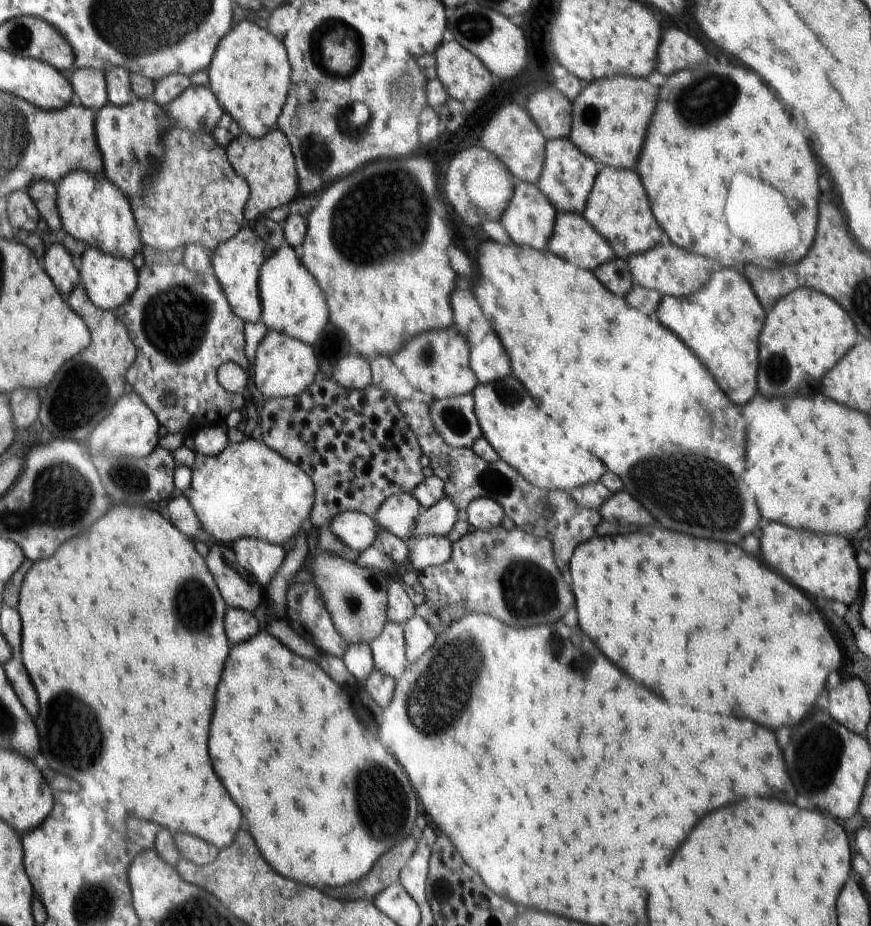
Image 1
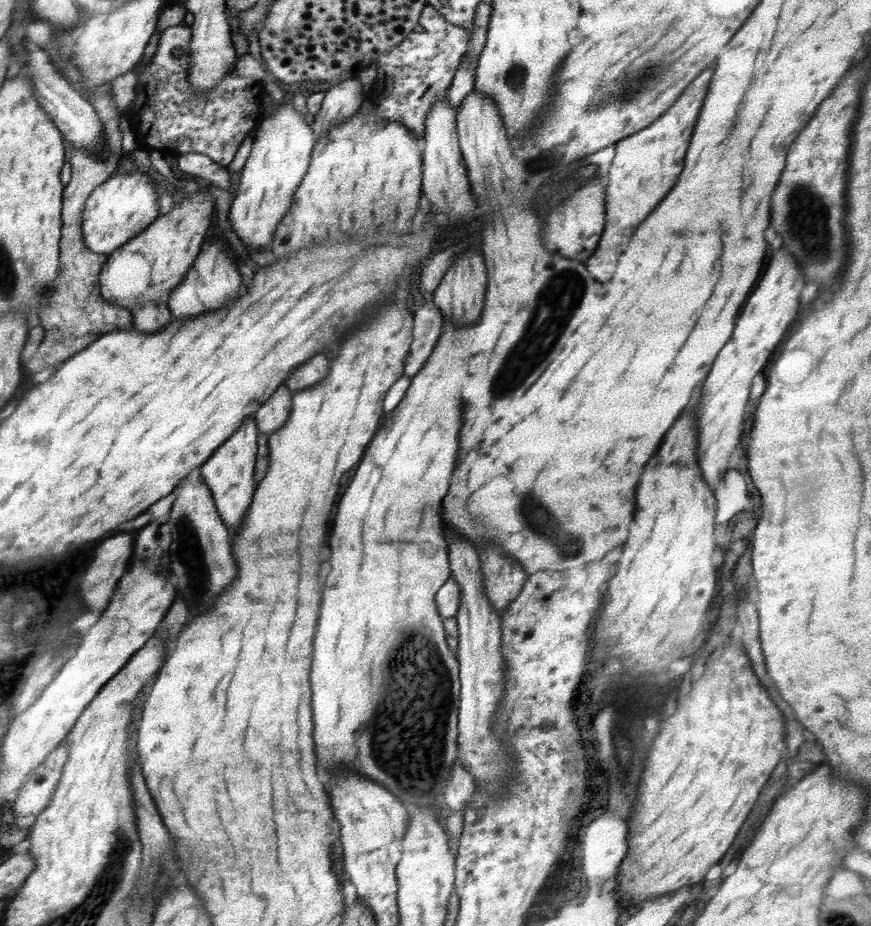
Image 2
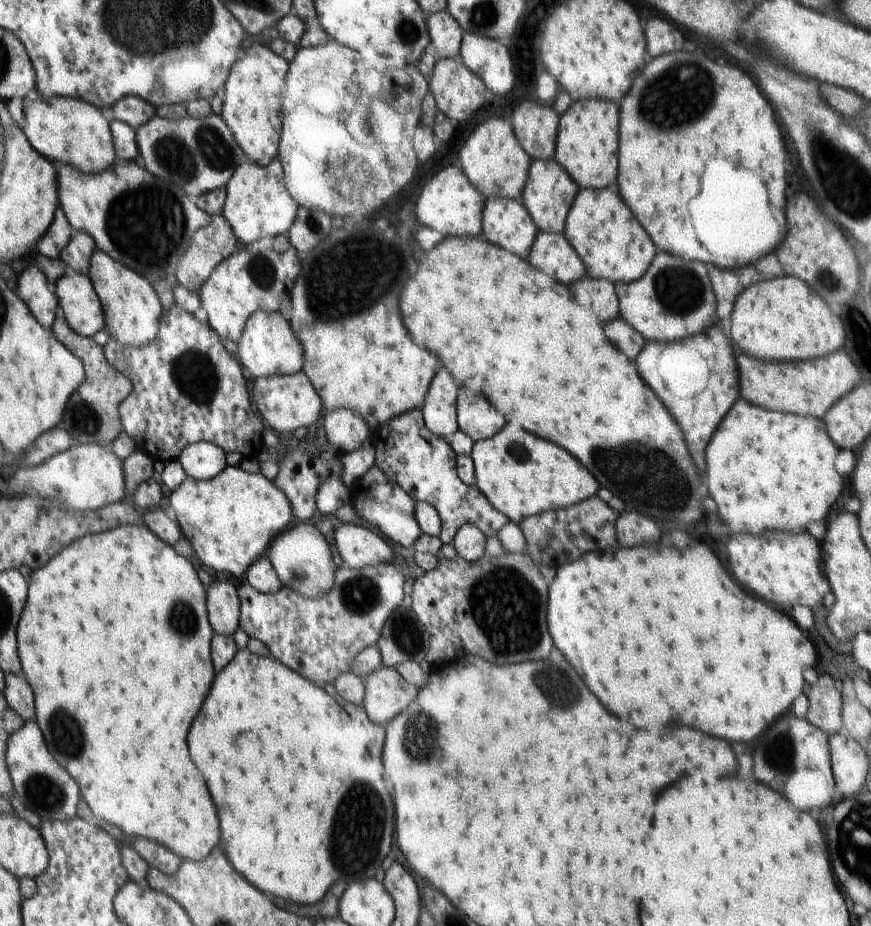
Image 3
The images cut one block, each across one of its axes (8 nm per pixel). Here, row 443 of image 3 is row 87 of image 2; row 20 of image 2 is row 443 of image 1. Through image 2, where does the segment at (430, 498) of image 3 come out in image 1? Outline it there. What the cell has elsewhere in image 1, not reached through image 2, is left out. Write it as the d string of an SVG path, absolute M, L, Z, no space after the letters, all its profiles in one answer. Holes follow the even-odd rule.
M378 355L369 361L369 365L371 384L386 391L397 402L410 430L413 430L414 436L419 440L423 454L430 458L434 476L444 483L445 497L456 505L459 516L466 514L468 503L474 499L484 497L495 500L503 508L509 525L534 536L550 539L556 566L562 574L567 573L573 550L580 543L591 539L596 526L602 522L599 509L580 506L566 491L547 491L531 485L502 459L484 462L471 448L456 448L446 444L430 418L429 408L434 399L416 390L388 357Z

